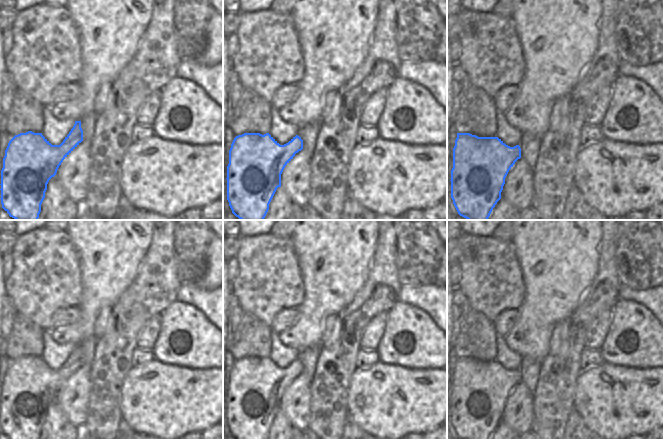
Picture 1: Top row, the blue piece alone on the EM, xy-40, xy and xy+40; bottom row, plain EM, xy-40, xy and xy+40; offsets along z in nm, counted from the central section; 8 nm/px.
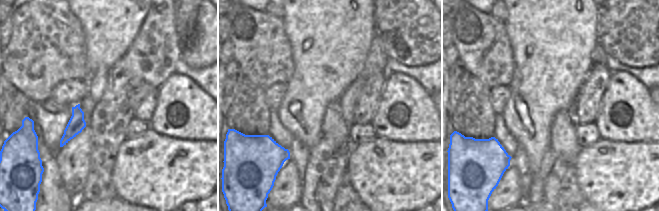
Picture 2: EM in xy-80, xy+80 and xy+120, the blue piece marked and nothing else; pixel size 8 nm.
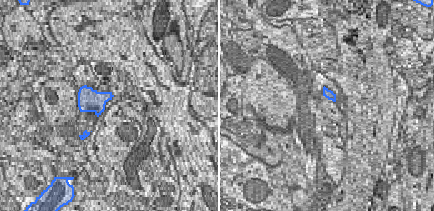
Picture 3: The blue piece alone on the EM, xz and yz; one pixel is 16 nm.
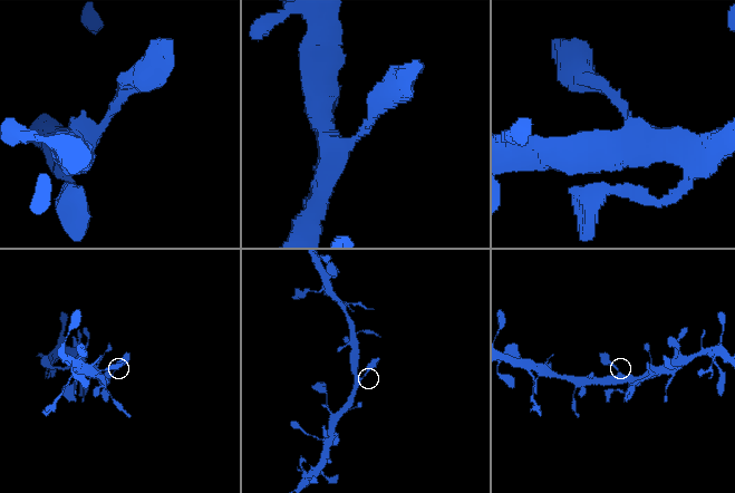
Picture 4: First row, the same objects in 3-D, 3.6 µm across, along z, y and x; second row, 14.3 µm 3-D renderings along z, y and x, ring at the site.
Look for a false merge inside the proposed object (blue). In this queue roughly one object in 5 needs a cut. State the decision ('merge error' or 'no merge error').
no merge error

